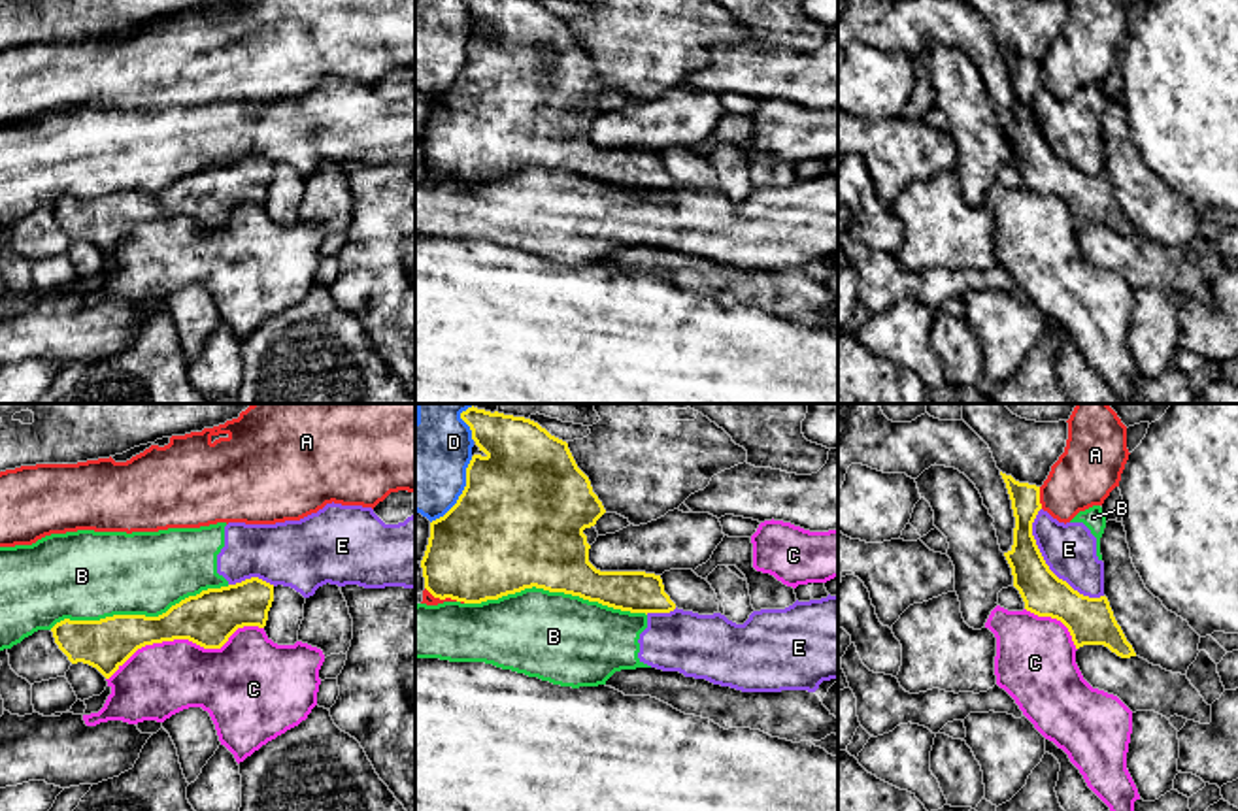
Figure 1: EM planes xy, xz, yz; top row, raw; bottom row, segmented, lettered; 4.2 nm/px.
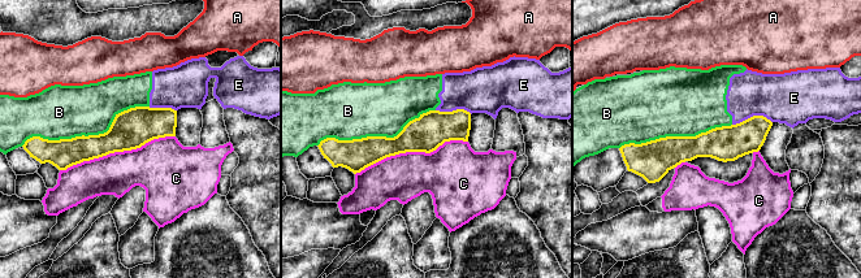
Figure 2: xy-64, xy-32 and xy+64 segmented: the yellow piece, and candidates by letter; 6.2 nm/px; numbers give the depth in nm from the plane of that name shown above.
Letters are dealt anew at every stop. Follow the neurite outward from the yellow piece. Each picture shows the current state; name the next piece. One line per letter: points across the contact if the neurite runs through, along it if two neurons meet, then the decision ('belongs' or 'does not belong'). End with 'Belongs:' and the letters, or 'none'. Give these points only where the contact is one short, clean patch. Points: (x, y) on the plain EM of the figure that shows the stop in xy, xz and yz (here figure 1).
A: does not belong
B: does not belong
C: does not belong
D: does not belong
E: does not belong
Belongs: none

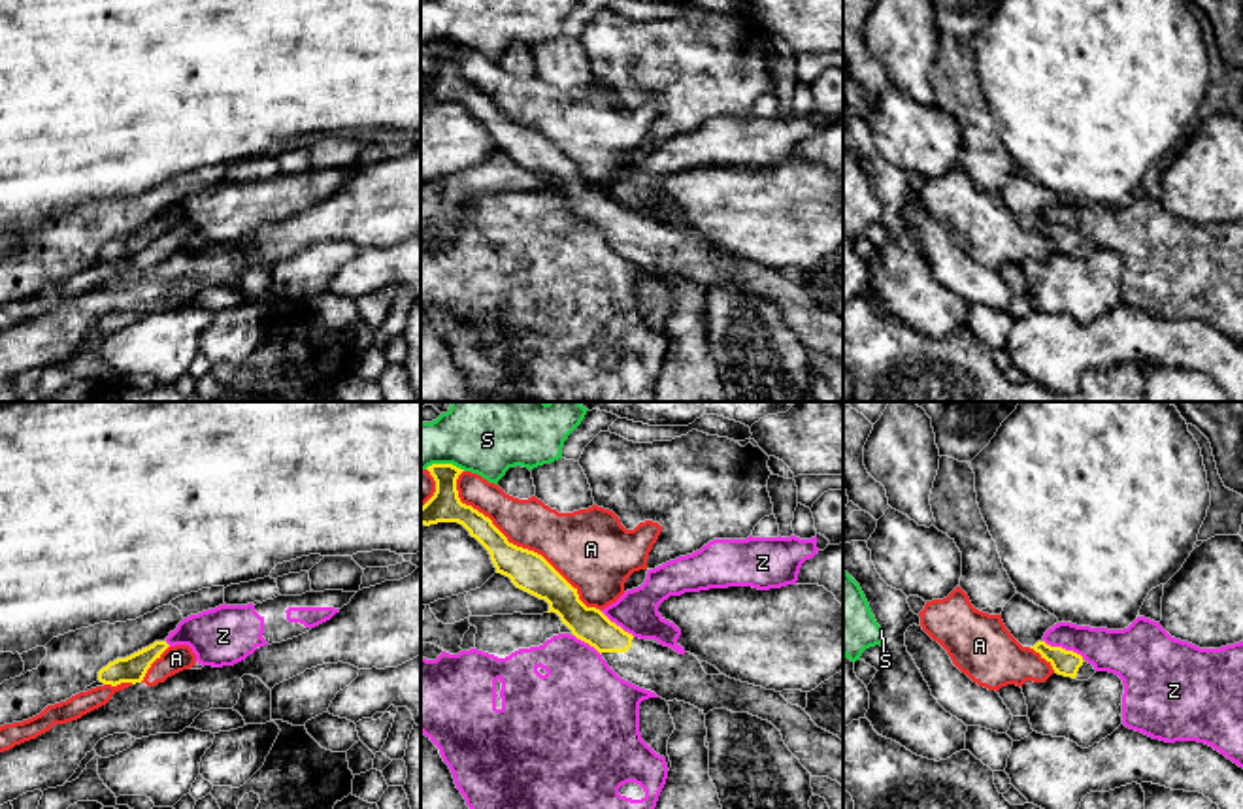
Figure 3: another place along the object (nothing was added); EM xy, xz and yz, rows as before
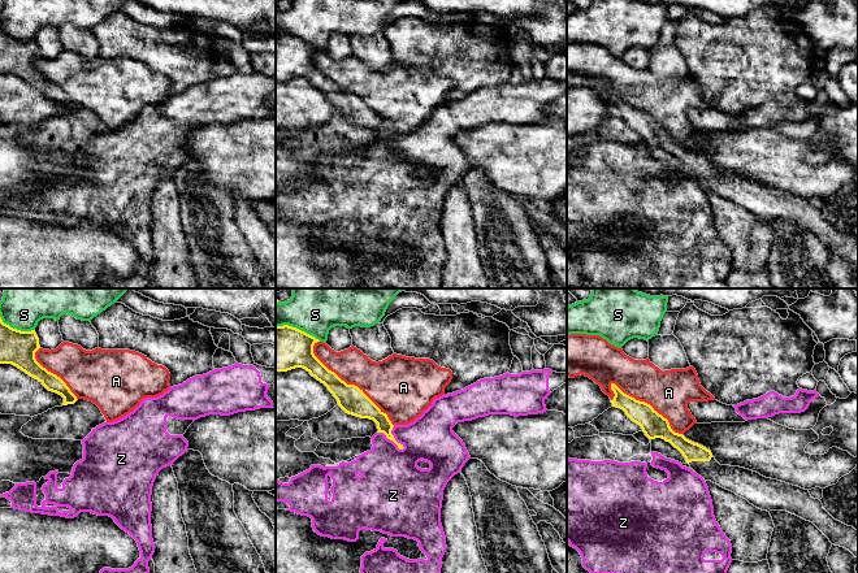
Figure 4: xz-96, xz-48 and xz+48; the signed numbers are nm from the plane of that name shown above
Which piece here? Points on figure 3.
A: does not belong
S: does not belong
Z: does not belong
Belongs: none

